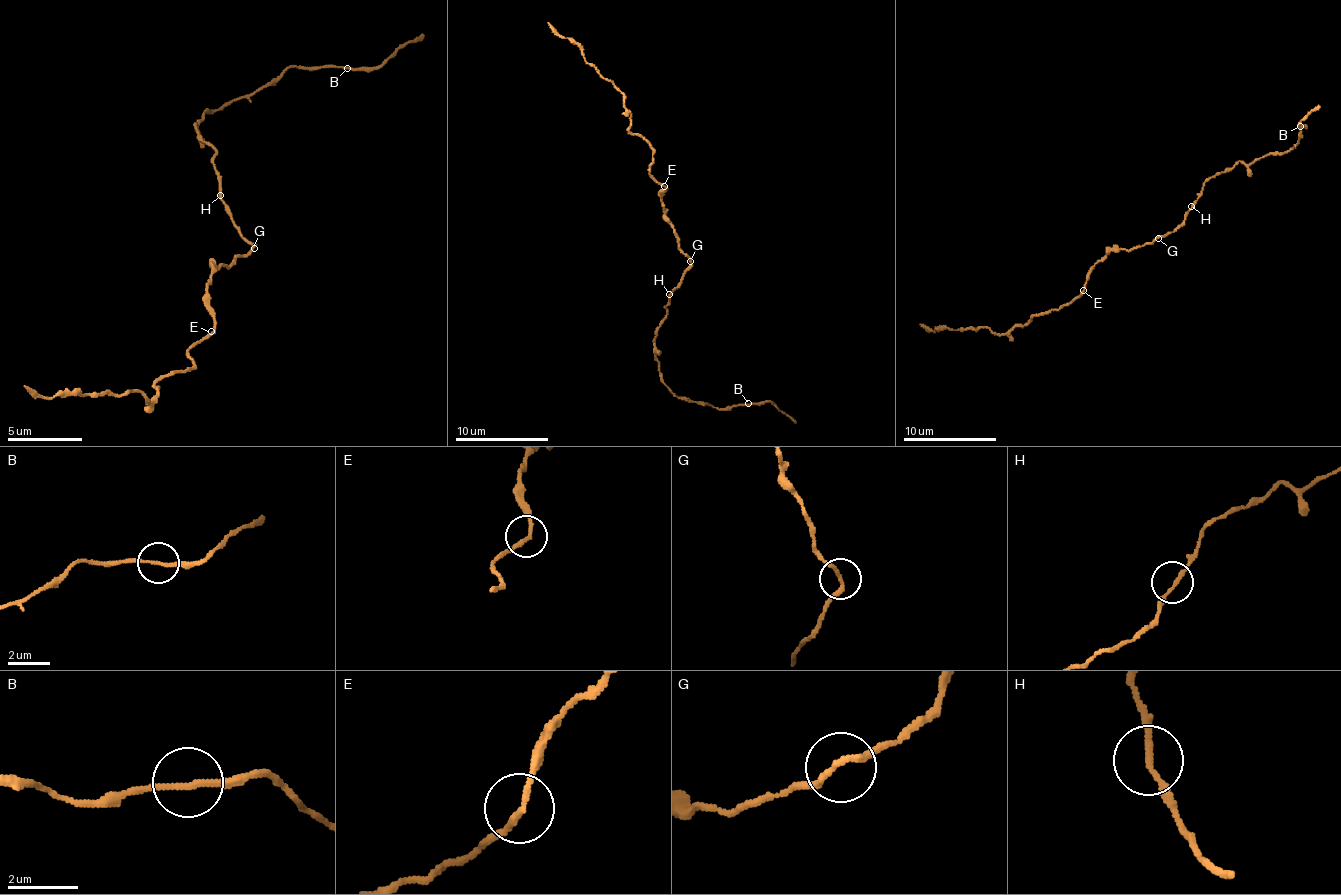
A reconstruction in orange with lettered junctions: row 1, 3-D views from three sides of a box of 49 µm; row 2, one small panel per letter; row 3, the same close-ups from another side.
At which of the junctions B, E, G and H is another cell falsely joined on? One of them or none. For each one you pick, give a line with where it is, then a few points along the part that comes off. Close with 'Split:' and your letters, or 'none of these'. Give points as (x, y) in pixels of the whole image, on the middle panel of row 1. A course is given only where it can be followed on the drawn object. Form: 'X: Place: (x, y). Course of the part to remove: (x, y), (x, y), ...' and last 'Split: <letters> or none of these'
Split: none of these

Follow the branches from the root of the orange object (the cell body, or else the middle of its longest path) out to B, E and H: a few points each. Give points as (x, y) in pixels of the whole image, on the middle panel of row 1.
B: (688, 259), (690, 268), (669, 294), (667, 312), (655, 338), (660, 380), (676, 396), (713, 408), (748, 403)
E: (688, 259), (678, 247), (674, 226), (665, 214), (665, 186)
H: (688, 259), (690, 268), (669, 294)

